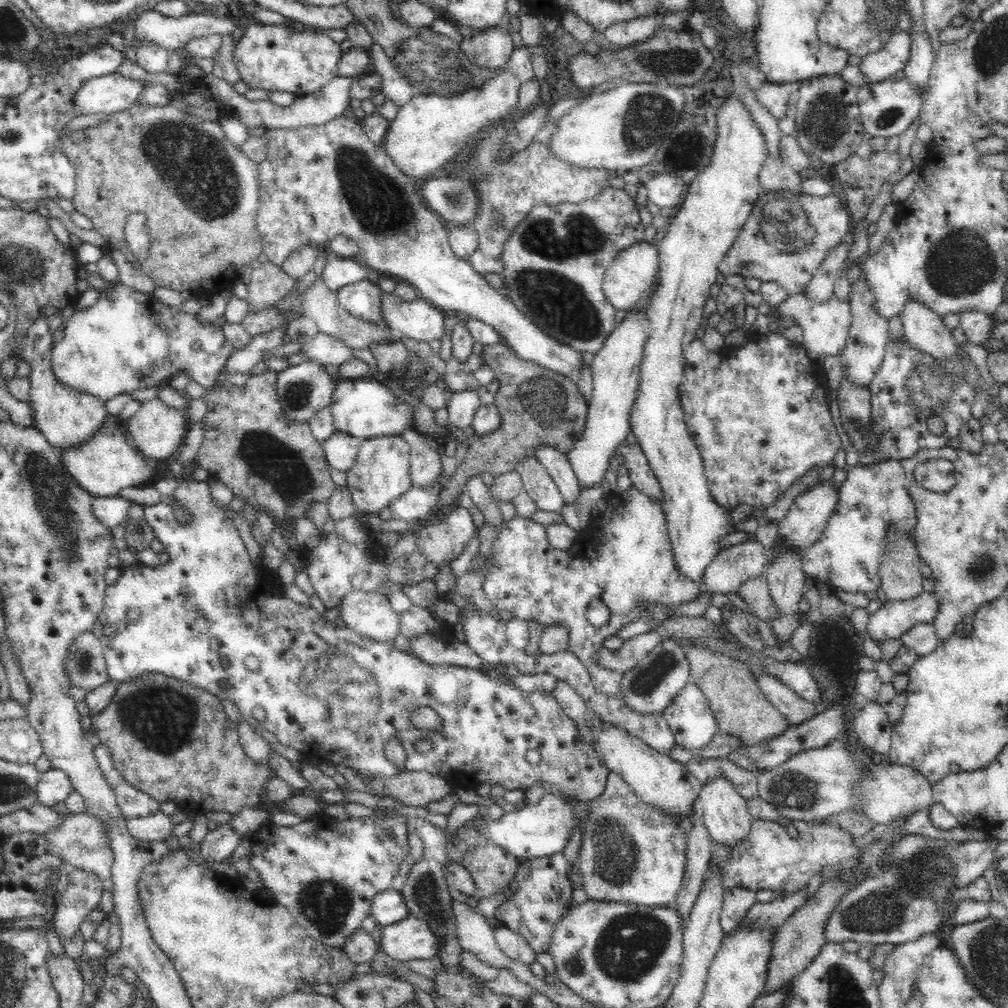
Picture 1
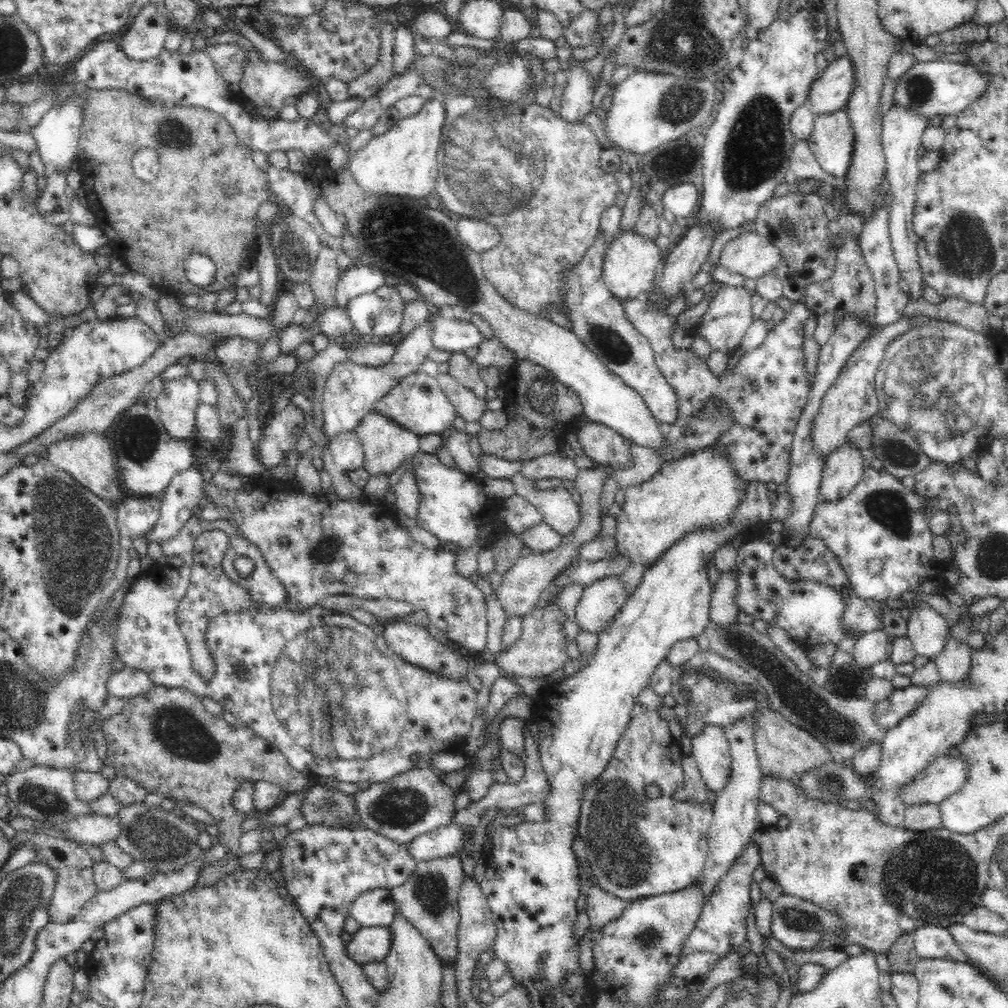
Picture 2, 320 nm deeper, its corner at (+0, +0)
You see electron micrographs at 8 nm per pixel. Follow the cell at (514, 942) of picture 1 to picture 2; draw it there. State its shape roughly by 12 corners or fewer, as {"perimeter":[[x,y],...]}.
{"perimeter":[[474,879],[459,890],[456,993],[464,1007],[496,923]]}

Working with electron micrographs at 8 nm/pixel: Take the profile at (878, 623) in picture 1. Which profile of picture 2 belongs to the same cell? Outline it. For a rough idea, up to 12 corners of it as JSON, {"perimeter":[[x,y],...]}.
{"perimeter":[[884,630],[861,633],[852,666],[860,670],[888,658]]}

